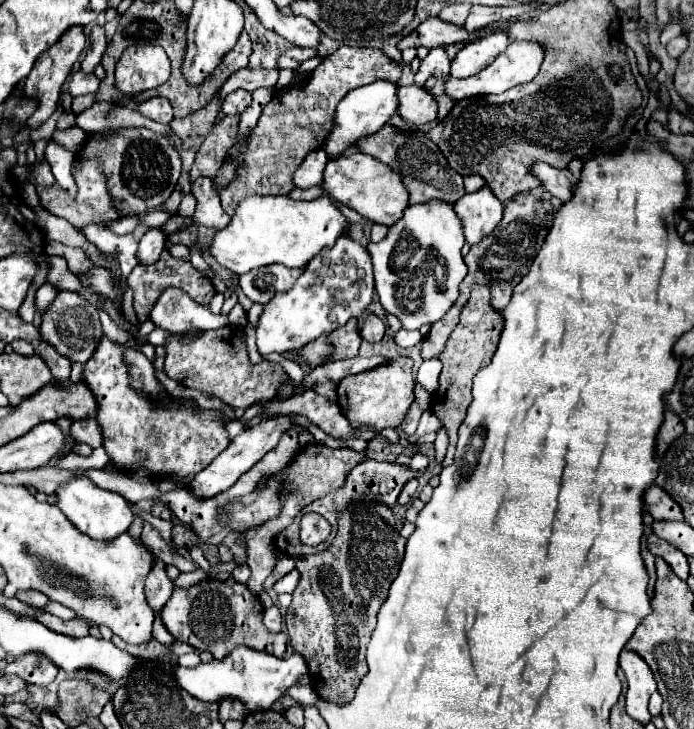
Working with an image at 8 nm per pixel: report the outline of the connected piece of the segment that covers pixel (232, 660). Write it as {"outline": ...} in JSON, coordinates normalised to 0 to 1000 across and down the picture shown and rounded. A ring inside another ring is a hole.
{"outline":[[[340,886],[329,900],[303,908],[288,908],[282,916],[265,916],[256,911],[233,911],[239,925],[245,925],[256,941],[262,941],[271,952],[294,963],[320,963],[326,957],[337,957],[352,963],[357,977],[389,974],[392,966],[415,947],[435,925],[444,925],[441,905],[432,897],[421,897],[418,903],[398,903],[395,897],[372,894],[357,886]]]}

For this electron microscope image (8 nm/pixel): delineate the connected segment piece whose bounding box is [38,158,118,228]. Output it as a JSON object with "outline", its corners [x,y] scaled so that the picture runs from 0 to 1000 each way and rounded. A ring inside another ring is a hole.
{"outline":[[[135,217],[121,219],[112,233],[104,230],[104,241],[110,244],[110,252],[112,252],[112,269],[110,272],[101,272],[86,255],[55,258],[55,266],[58,266],[58,274],[61,274],[63,288],[69,288],[78,296],[95,299],[110,313],[118,313],[118,310],[124,310],[130,305],[153,307],[156,302],[170,299],[170,294],[164,294],[164,285],[159,283],[159,269],[153,266],[153,250],[147,244],[147,236],[141,233],[141,222],[135,222]]]}

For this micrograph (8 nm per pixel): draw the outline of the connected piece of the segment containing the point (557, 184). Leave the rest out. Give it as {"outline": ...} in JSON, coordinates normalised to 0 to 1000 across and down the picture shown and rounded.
{"outline":[[[769,222],[764,228],[764,236],[769,239],[769,244],[778,247],[781,258],[790,261],[795,269],[807,272],[810,277],[816,272],[821,272],[821,261],[824,261],[824,252],[830,247],[830,241],[818,233],[804,233],[804,230],[795,230],[784,222]]]}

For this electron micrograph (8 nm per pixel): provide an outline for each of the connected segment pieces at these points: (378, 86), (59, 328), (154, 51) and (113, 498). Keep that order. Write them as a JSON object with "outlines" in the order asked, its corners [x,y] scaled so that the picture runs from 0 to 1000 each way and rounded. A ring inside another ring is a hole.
{"outlines":[[[[542,110],[530,118],[522,118],[522,121],[501,126],[484,148],[481,178],[476,181],[476,187],[467,198],[470,211],[476,217],[481,217],[481,214],[493,211],[501,200],[507,200],[516,189],[542,184],[565,162],[565,156],[571,151],[573,151],[573,115],[568,115],[562,110]]],[[[92,398],[78,412],[78,420],[72,420],[72,425],[58,447],[58,458],[66,469],[72,469],[78,477],[84,477],[86,486],[95,486],[104,497],[115,497],[115,499],[121,499],[133,491],[133,486],[138,483],[138,477],[150,461],[141,428],[130,428],[124,420],[130,420],[130,417],[121,409],[115,409],[110,401]]],[[[184,63],[167,88],[167,118],[182,126],[228,121],[245,107],[245,80],[228,63]]],[[[110,656],[81,672],[84,678],[84,697],[101,711],[101,716],[121,733],[127,733],[135,741],[161,743],[170,735],[182,733],[187,727],[187,719],[193,716],[193,705],[187,700],[187,689],[179,686],[170,675],[141,669],[127,656]]]]}

